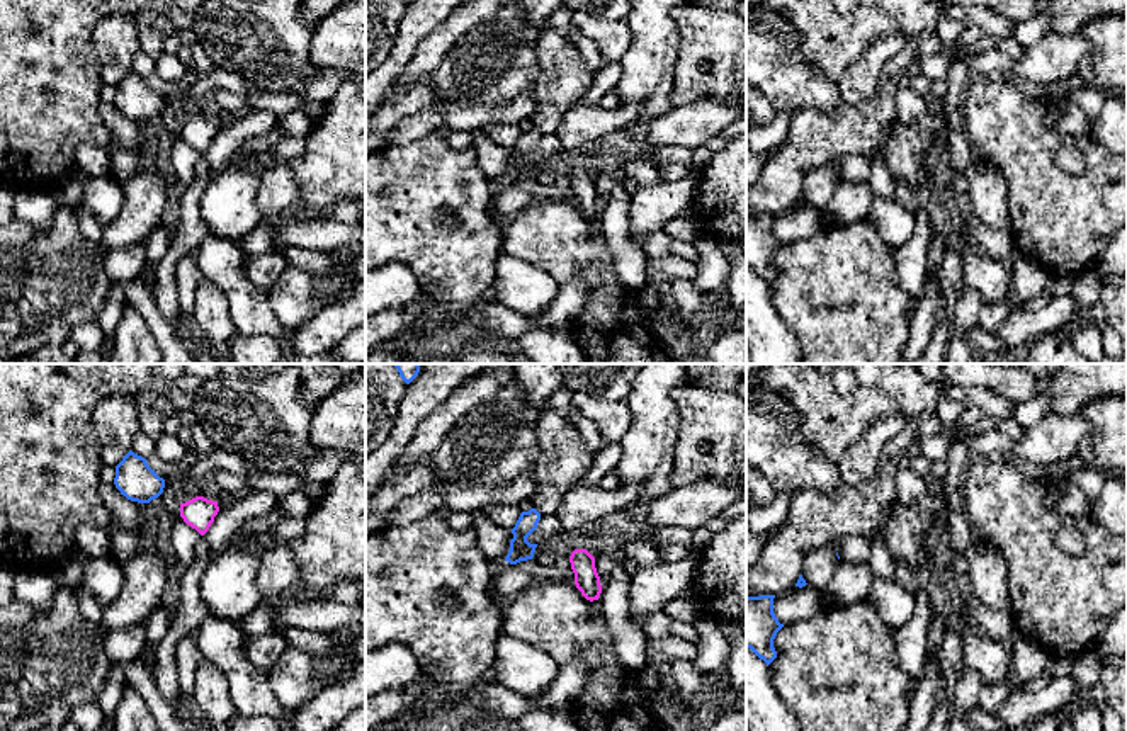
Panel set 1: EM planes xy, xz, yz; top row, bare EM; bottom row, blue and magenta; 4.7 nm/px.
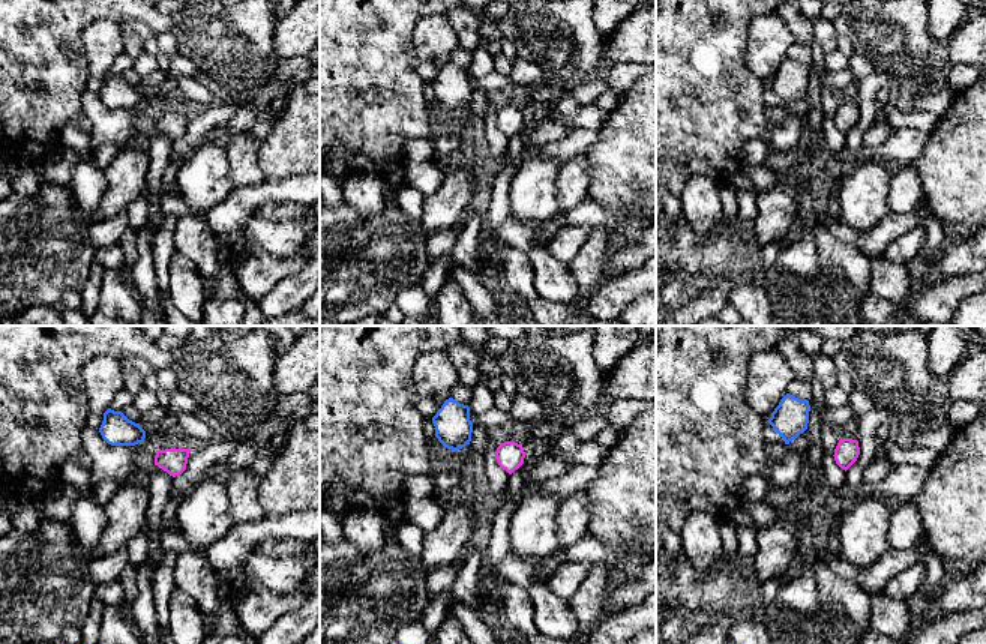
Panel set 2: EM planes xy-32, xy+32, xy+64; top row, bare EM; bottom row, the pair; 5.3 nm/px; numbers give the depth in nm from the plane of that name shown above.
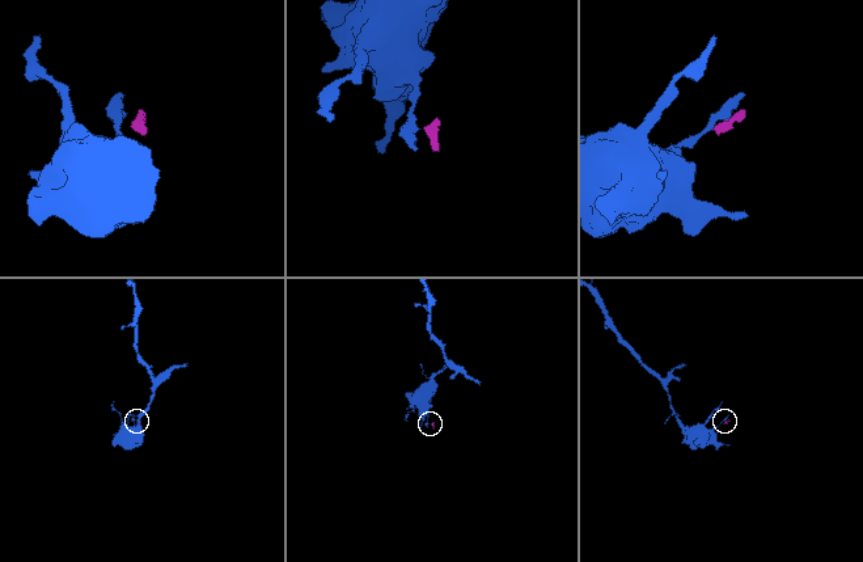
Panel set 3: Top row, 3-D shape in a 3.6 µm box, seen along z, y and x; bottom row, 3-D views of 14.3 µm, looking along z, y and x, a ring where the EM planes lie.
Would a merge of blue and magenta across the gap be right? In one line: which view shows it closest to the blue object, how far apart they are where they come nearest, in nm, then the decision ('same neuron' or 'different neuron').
nearest in xy; 100 nm apart; different neuron

